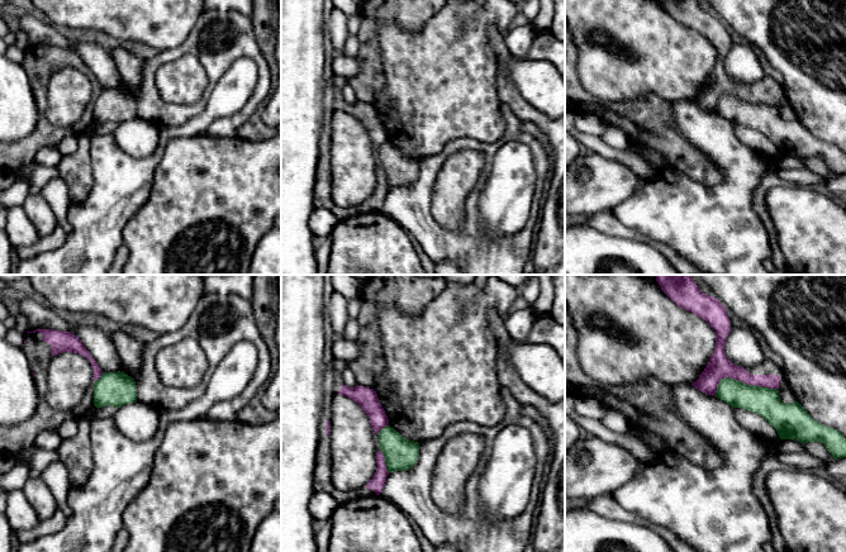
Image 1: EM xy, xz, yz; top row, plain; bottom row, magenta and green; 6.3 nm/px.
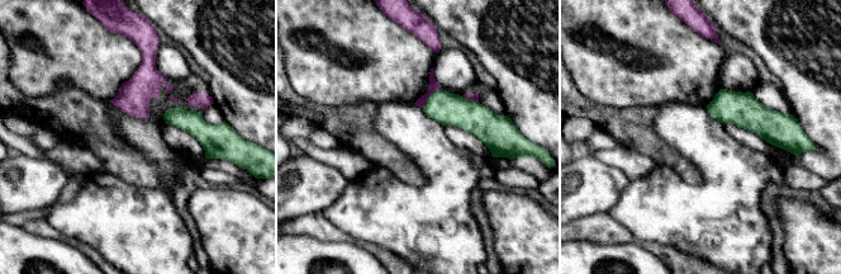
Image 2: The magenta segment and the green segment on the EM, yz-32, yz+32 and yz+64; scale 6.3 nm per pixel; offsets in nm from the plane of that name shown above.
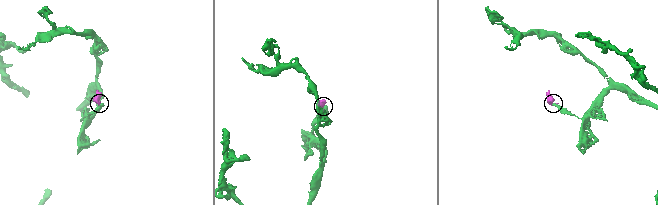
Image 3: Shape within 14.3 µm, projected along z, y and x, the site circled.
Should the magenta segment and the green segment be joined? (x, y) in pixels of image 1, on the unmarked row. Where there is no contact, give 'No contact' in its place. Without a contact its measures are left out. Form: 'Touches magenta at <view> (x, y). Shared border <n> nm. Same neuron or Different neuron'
Touches magenta at yz (741, 96). Shared border 400 nm. Different neuron

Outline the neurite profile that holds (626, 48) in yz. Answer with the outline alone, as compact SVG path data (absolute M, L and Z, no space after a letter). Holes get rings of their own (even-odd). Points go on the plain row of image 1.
M565 0L565 22L578 51L578 73L595 97L623 101L647 92L675 103L693 100L707 84L716 48L678 23L659 0Z

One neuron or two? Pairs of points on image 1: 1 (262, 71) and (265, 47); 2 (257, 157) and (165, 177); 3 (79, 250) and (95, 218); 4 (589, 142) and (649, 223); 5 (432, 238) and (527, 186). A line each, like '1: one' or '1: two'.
1: two
2: one
3: one
4: two
5: two

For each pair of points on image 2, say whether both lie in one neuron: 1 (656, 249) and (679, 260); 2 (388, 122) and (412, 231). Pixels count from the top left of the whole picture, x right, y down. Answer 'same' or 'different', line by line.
1: same
2: same

